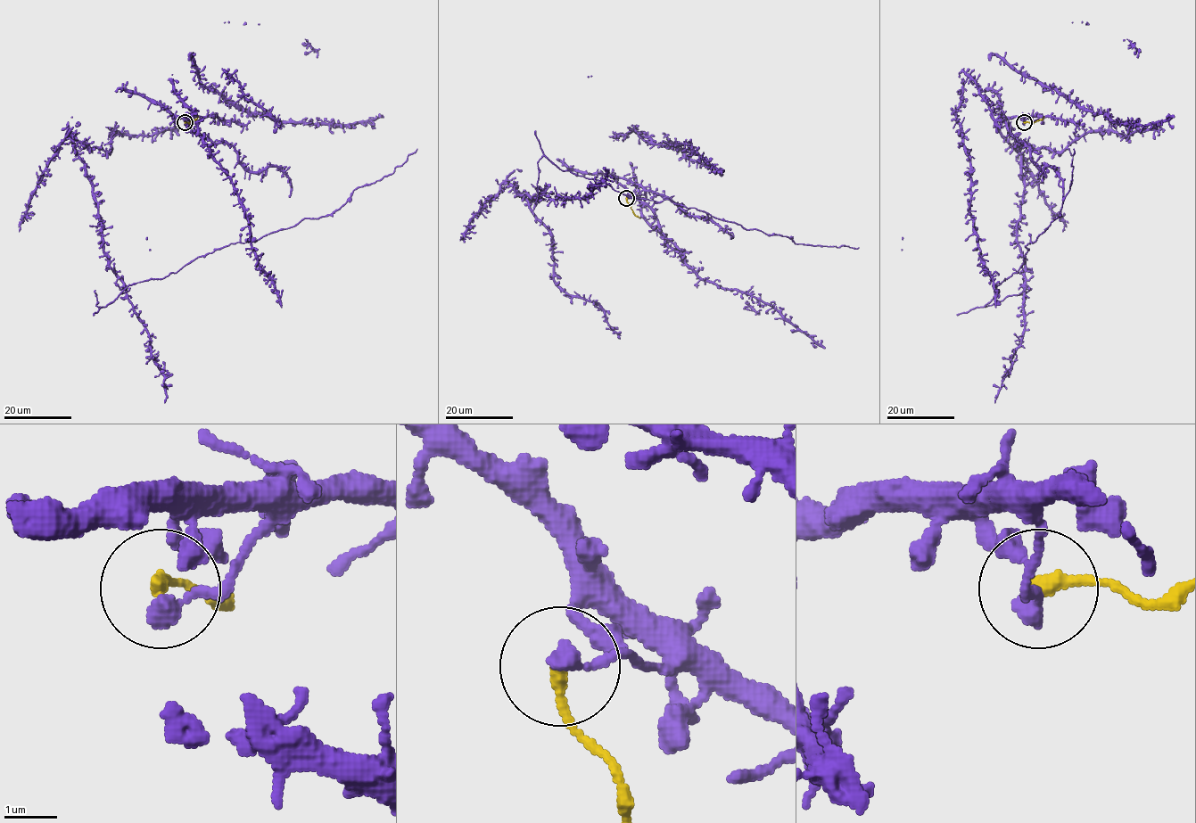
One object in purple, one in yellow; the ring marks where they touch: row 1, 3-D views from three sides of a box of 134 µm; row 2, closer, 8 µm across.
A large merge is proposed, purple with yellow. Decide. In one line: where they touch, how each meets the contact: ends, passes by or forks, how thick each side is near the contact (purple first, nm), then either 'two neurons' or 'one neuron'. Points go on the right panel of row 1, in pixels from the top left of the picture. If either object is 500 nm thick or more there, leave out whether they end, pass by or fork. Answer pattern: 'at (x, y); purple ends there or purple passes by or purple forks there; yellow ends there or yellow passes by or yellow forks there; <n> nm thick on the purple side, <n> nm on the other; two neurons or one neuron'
at (1024, 122); purple ends there; yellow ends there; 360 nm thick on the purple side, 280 nm on the other; two neurons

